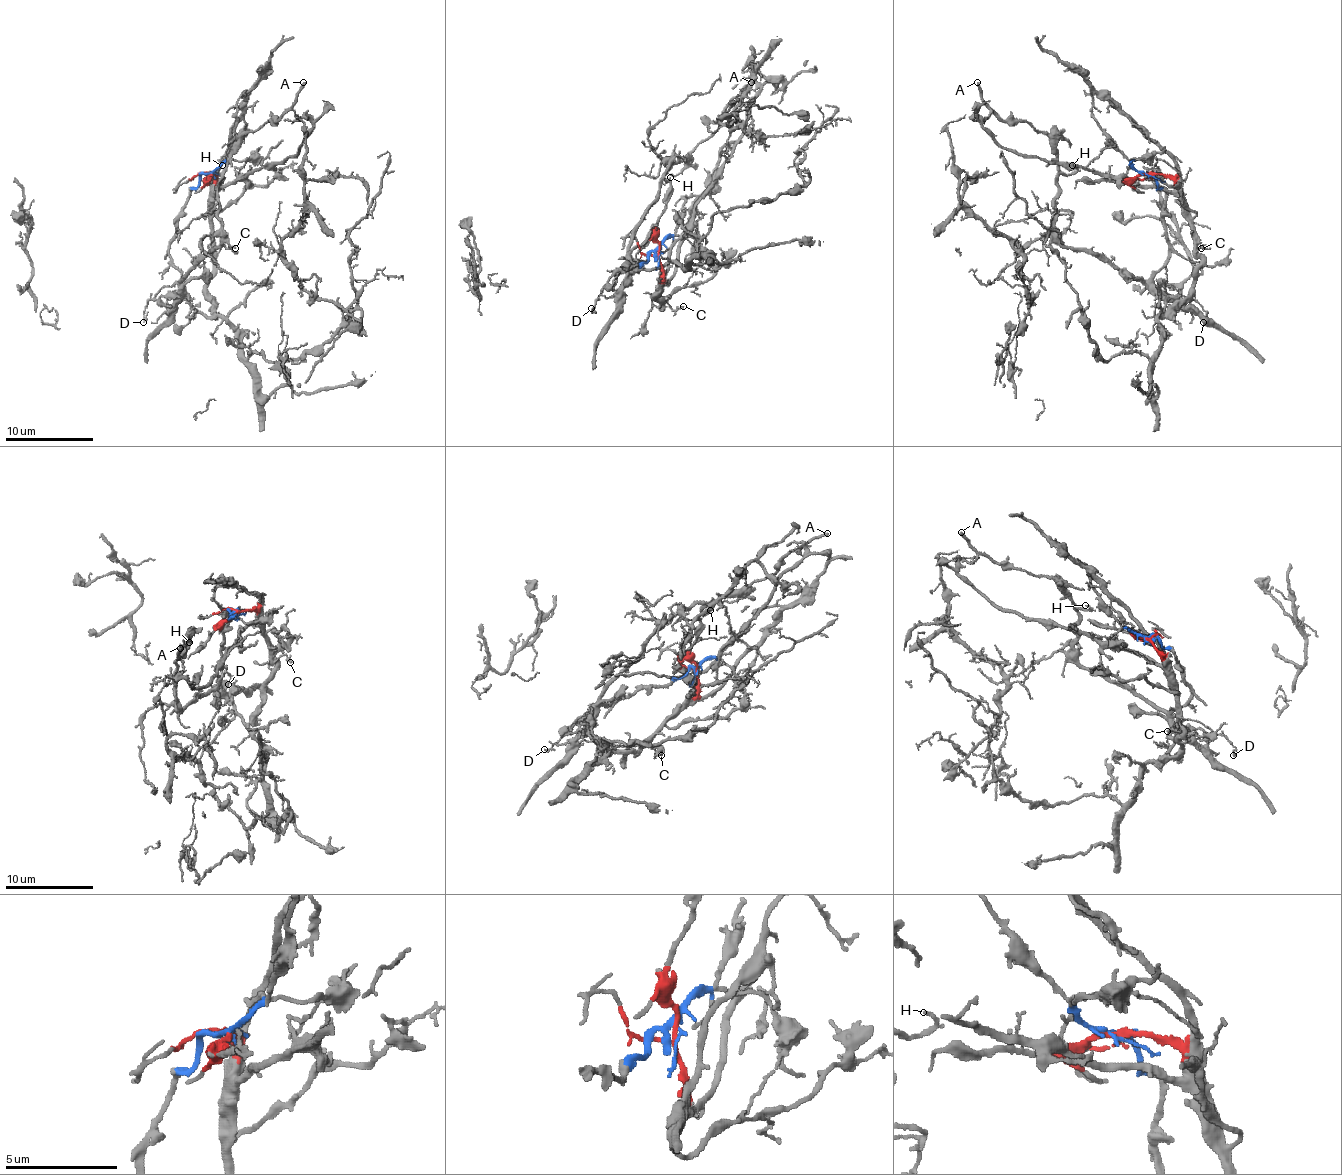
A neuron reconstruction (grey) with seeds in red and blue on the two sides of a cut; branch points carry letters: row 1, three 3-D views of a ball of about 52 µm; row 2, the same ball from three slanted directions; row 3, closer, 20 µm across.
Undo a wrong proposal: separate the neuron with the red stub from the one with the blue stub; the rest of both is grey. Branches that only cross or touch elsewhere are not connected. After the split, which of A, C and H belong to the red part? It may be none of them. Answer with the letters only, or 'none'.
C

